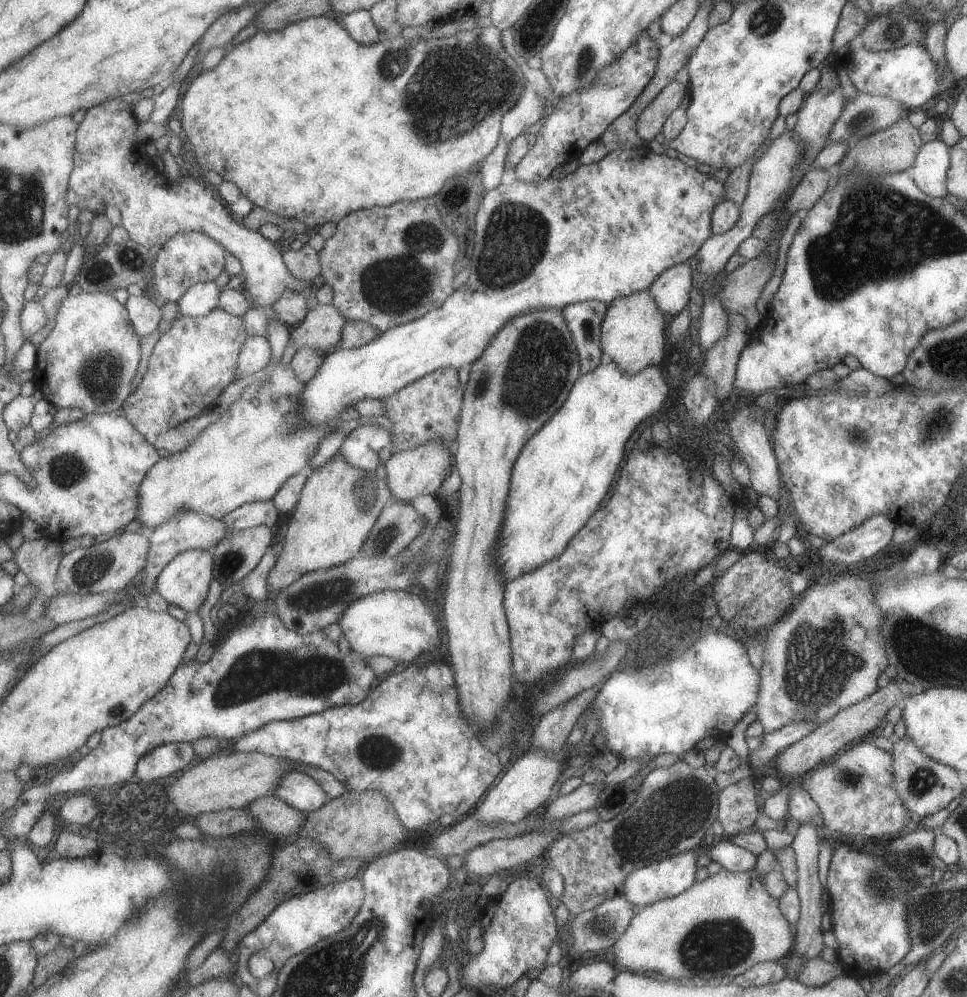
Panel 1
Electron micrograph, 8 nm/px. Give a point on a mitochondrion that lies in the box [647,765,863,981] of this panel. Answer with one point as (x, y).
(712, 947)

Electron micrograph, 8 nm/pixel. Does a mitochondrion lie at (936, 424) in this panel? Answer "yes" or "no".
yes

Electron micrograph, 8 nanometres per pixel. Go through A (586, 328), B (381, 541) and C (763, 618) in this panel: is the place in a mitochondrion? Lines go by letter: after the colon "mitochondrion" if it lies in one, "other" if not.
A: mitochondrion
B: mitochondrion
C: other

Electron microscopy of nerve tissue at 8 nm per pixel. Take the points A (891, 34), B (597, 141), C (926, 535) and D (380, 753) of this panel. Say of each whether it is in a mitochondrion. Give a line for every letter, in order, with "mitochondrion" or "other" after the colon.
A: mitochondrion
B: other
C: other
D: mitochondrion

